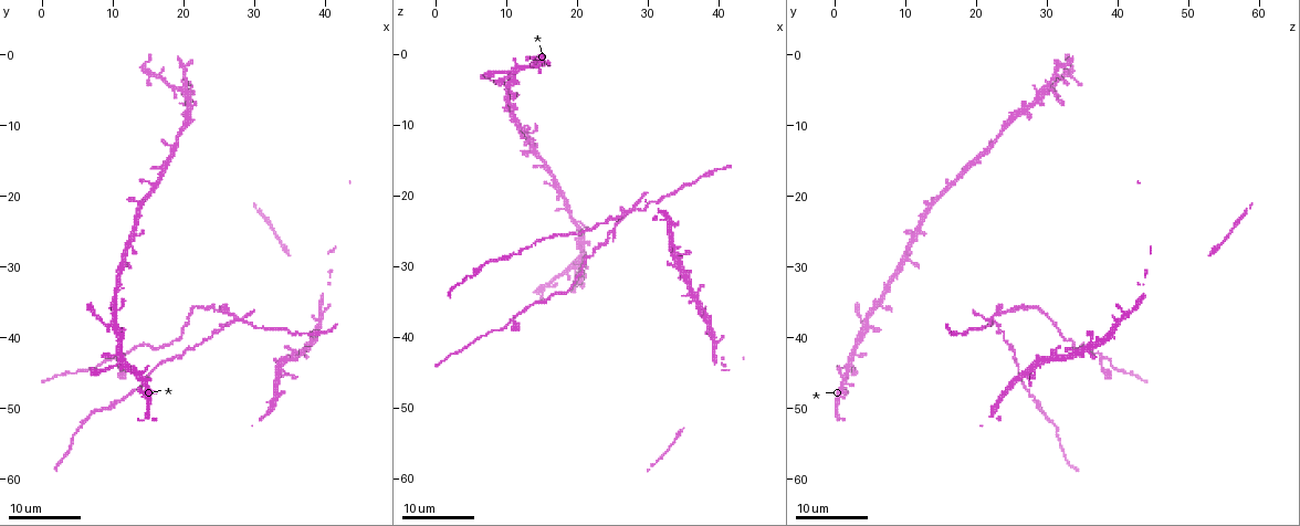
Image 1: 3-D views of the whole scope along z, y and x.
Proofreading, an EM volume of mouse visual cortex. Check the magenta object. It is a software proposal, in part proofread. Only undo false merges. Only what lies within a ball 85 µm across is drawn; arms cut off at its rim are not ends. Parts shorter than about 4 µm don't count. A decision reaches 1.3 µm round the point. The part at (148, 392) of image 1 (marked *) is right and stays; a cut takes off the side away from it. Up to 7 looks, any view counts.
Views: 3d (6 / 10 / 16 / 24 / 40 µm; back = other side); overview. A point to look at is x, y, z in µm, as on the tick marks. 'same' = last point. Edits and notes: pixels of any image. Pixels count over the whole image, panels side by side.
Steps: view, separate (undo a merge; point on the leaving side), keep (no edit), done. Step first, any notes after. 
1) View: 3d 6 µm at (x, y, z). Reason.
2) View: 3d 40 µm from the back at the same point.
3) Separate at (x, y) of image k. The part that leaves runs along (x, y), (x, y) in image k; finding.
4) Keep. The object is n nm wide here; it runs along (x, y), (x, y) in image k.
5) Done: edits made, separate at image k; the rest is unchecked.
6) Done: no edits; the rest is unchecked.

View: 3d 24 µm at (27.0, 37.5, 22.0). Four-way junction.

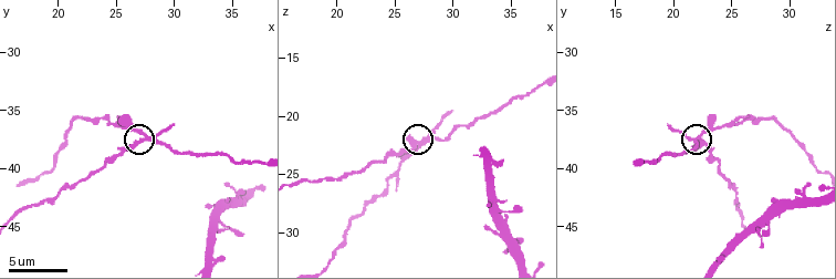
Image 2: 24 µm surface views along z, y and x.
View: 3d 10 µm at (27.6, 37.4, 22.0).

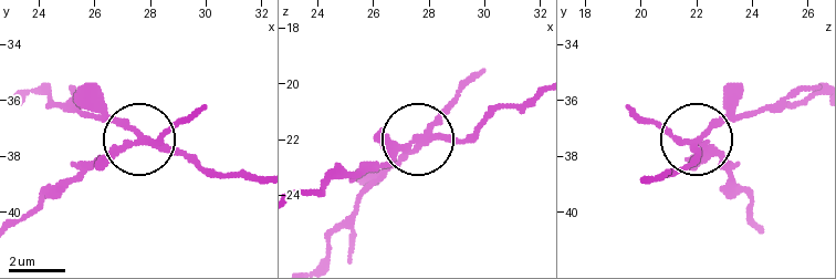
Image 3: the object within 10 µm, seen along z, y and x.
Separate at (114, 122) of image 3. The object is 230 nm wide here; the part that leaves runs along (145, 138), (33, 95) in image 3; a second neuron is stuck on.

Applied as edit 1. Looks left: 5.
View: 3d 16 µm at (11.5, 29.0, 10.5). A fork.

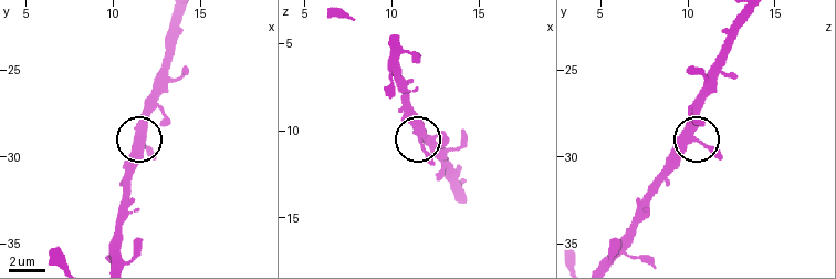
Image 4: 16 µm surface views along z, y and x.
View: 3d 6 µm at (11.7, 28.9, 10.5).

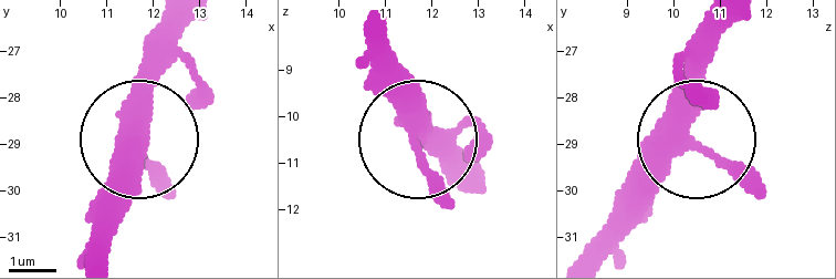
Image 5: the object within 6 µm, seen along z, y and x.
View: 3d 6 µm from the back at (11.60, 29.00, 10.50).

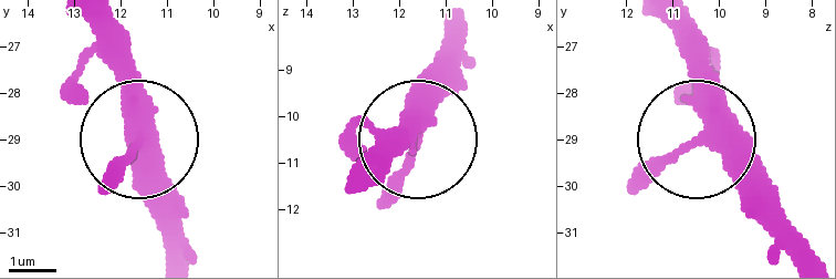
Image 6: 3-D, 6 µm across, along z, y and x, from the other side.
Keep. The object is 340 nm wide here; continuous, no second neuron.

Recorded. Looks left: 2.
Done: edits made, separate at image 3; the rest is unchecked.

